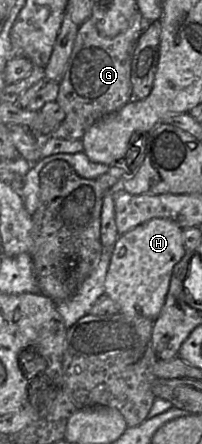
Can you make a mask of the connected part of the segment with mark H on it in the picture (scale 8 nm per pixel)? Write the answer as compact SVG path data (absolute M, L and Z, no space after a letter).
M167 218L151 219L120 235L112 248L105 294L120 306L120 313L155 320L170 286L174 266L184 257L183 229Z

